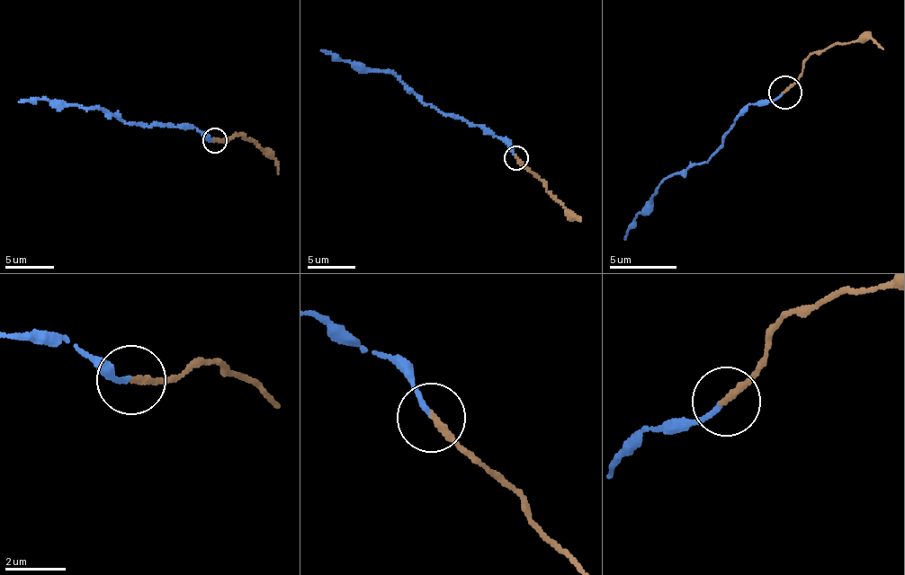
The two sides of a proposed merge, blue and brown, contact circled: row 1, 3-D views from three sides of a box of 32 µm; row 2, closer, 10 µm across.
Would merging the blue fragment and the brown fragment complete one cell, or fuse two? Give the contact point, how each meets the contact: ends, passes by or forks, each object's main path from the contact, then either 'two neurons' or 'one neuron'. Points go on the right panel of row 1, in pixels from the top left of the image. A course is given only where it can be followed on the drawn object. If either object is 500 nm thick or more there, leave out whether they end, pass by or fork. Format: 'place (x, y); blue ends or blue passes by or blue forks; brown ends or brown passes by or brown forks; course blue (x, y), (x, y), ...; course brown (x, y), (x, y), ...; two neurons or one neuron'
place (784, 92); blue ends; brown ends; course blue (784, 92), (770, 101), (749, 103), (706, 163), (665, 179), (658, 188), (653, 207), (636, 215), (624, 241); course brown (784, 92), (791, 87), (809, 57), (836, 45), (864, 37), (883, 50); two neurons

